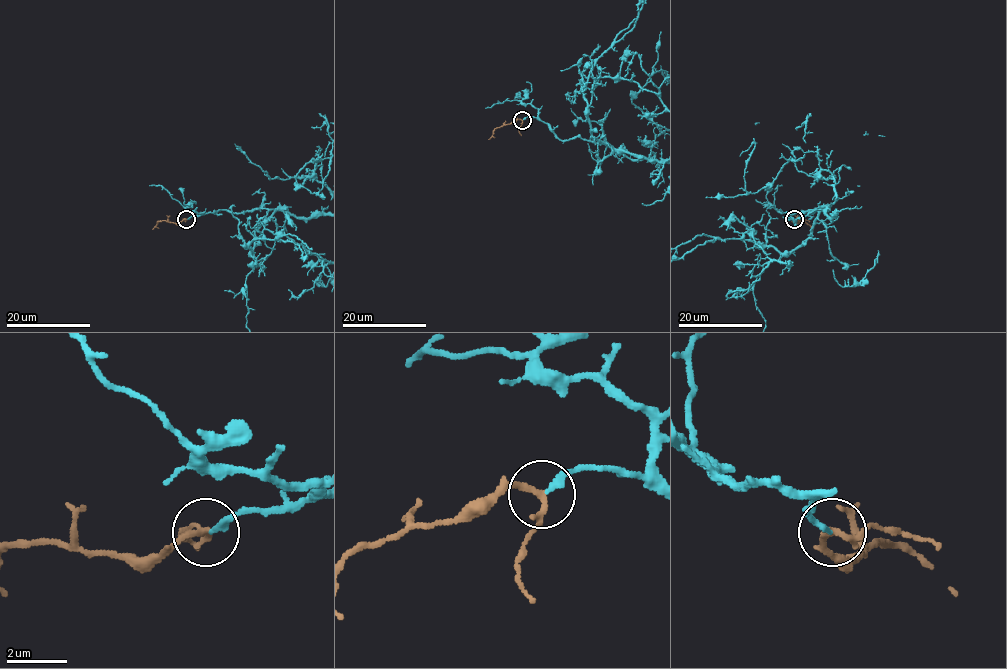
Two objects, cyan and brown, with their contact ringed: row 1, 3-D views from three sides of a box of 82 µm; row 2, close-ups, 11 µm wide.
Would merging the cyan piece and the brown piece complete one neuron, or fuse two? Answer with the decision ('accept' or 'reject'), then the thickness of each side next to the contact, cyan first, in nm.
accept; calibres 200 and 200 nm

